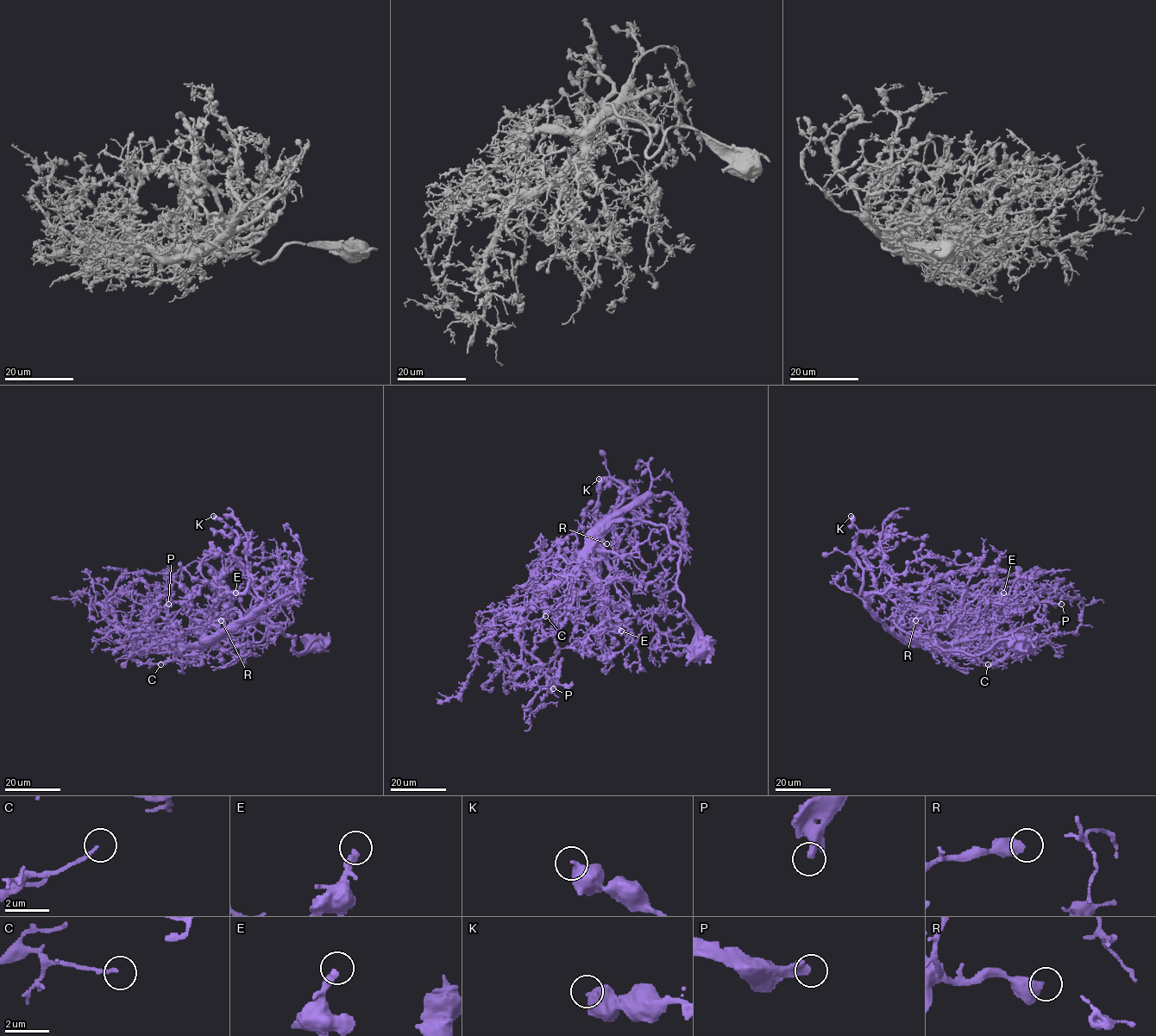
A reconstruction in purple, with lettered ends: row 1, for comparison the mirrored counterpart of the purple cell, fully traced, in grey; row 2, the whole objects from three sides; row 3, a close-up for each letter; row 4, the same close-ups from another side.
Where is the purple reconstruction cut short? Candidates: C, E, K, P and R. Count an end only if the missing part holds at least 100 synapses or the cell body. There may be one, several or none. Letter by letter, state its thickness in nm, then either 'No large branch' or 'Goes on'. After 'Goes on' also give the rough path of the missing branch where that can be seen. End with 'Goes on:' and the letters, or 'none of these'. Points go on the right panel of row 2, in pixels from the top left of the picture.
C: Thickness 130 nm. No large branch
E: Thickness 320 nm. No large branch
K: Thickness 480 nm. No large branch
P: Thickness 400 nm. Goes on. Course of what is missing: (1061, 604), (1105, 602), (1119, 607), (1140, 606), (1140, 599), (1133, 594)
R: Thickness 550 nm. No large branch
Goes on: P

